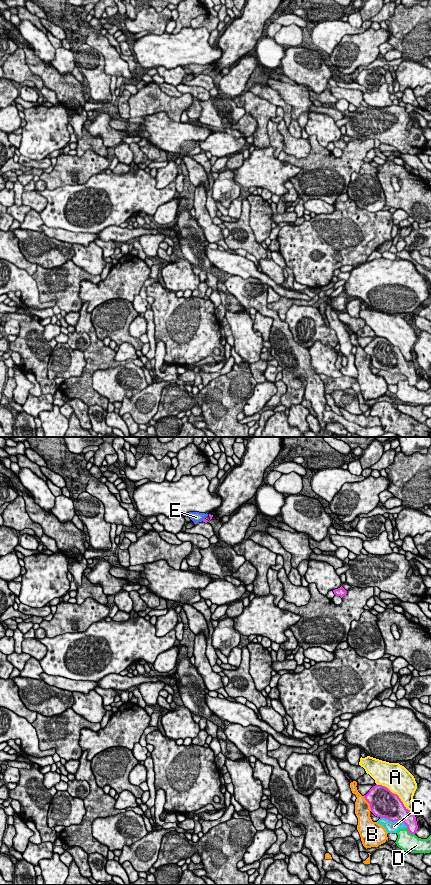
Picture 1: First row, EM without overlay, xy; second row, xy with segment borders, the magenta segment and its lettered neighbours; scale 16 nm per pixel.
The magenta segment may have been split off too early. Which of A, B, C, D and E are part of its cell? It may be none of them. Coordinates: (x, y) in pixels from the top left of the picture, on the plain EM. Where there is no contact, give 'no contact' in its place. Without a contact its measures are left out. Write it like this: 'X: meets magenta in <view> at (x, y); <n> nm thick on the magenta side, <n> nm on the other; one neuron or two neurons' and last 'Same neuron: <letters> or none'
A: meets magenta in xy at (396, 346); 440 nm thick on the magenta side, 440 nm on the other; two neurons
B: meets magenta in xy at (368, 354); 440 nm thick on the magenta side, 260 nm on the other; two neurons
C: meets magenta in xy at (394, 373); 400 nm thick on the magenta side, 190 nm on the other; two neurons
D: meets magenta in xy at (410, 384); 240 nm thick on the magenta side, 300 nm on the other; two neurons
E: meets magenta in xy at (203, 71); 60 nm thick on the magenta side, 180 nm on the other; two neurons
Same neuron: none

